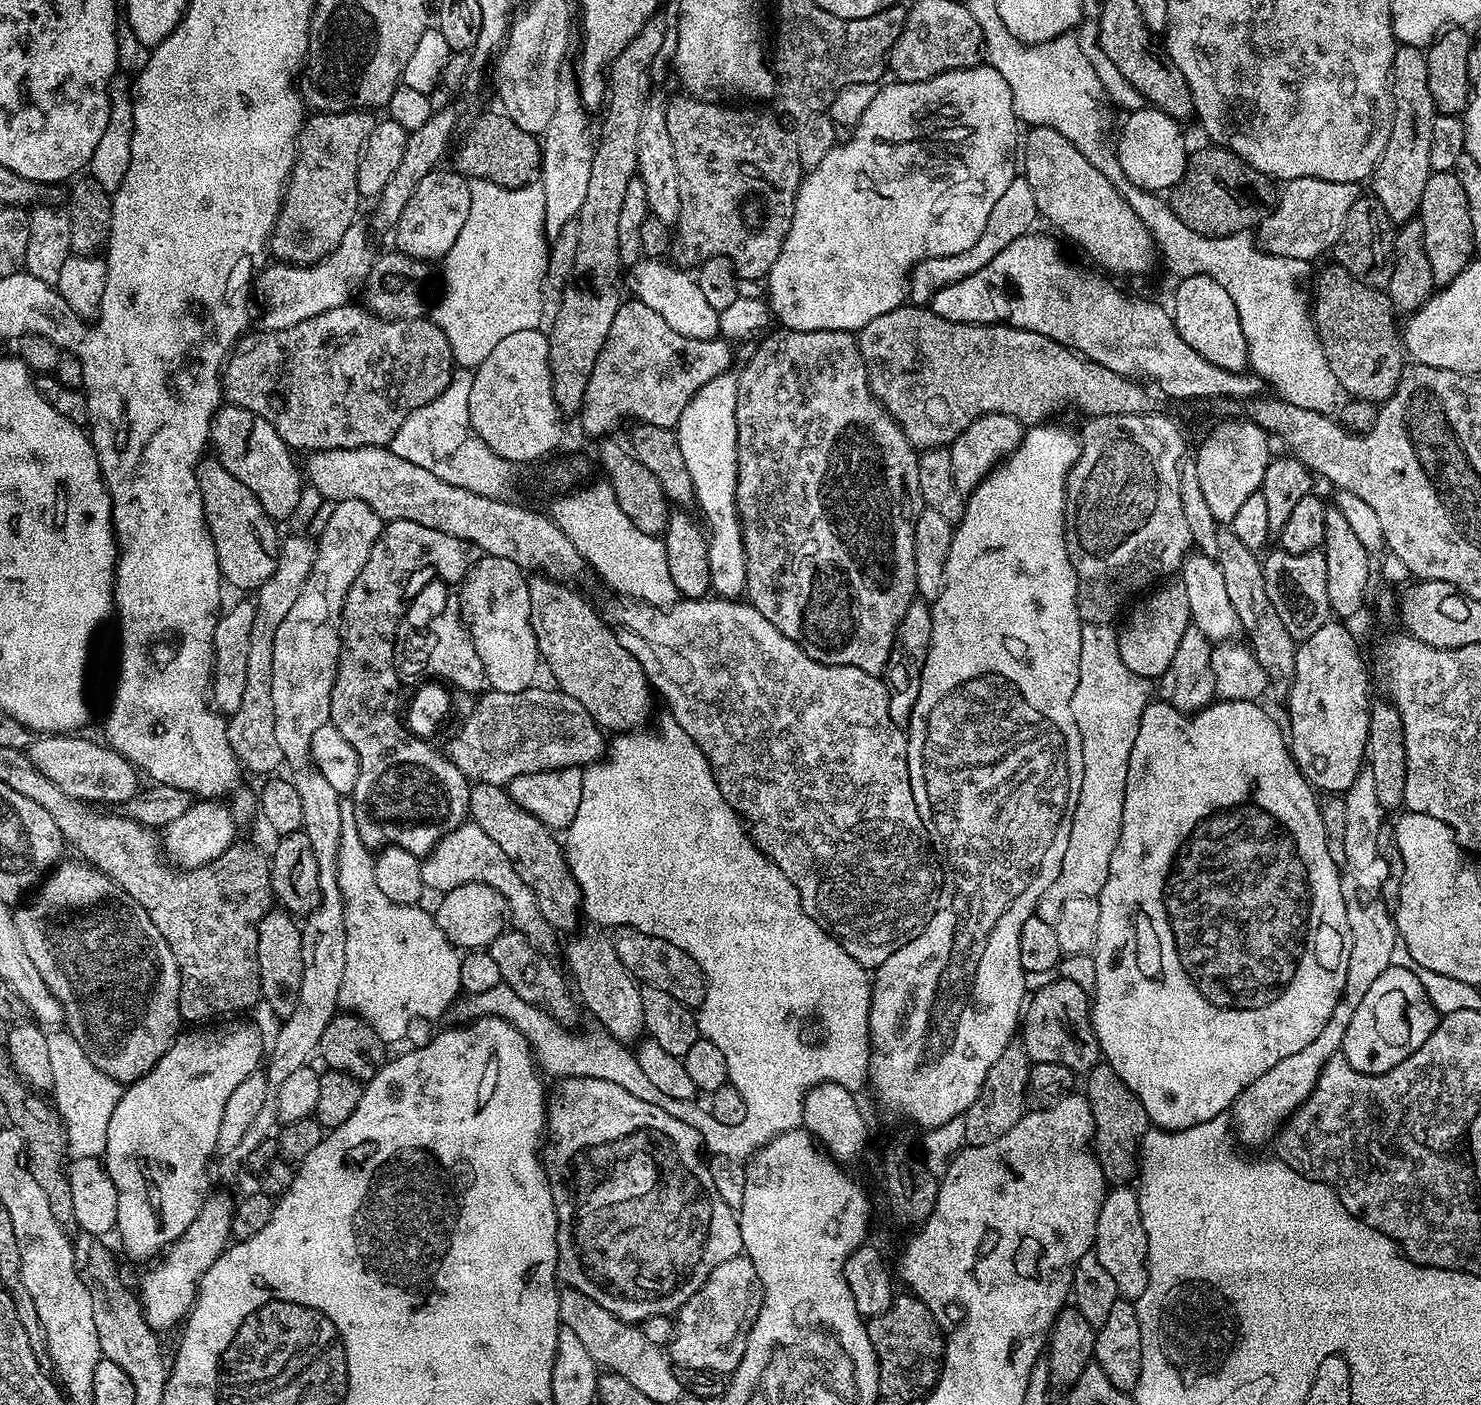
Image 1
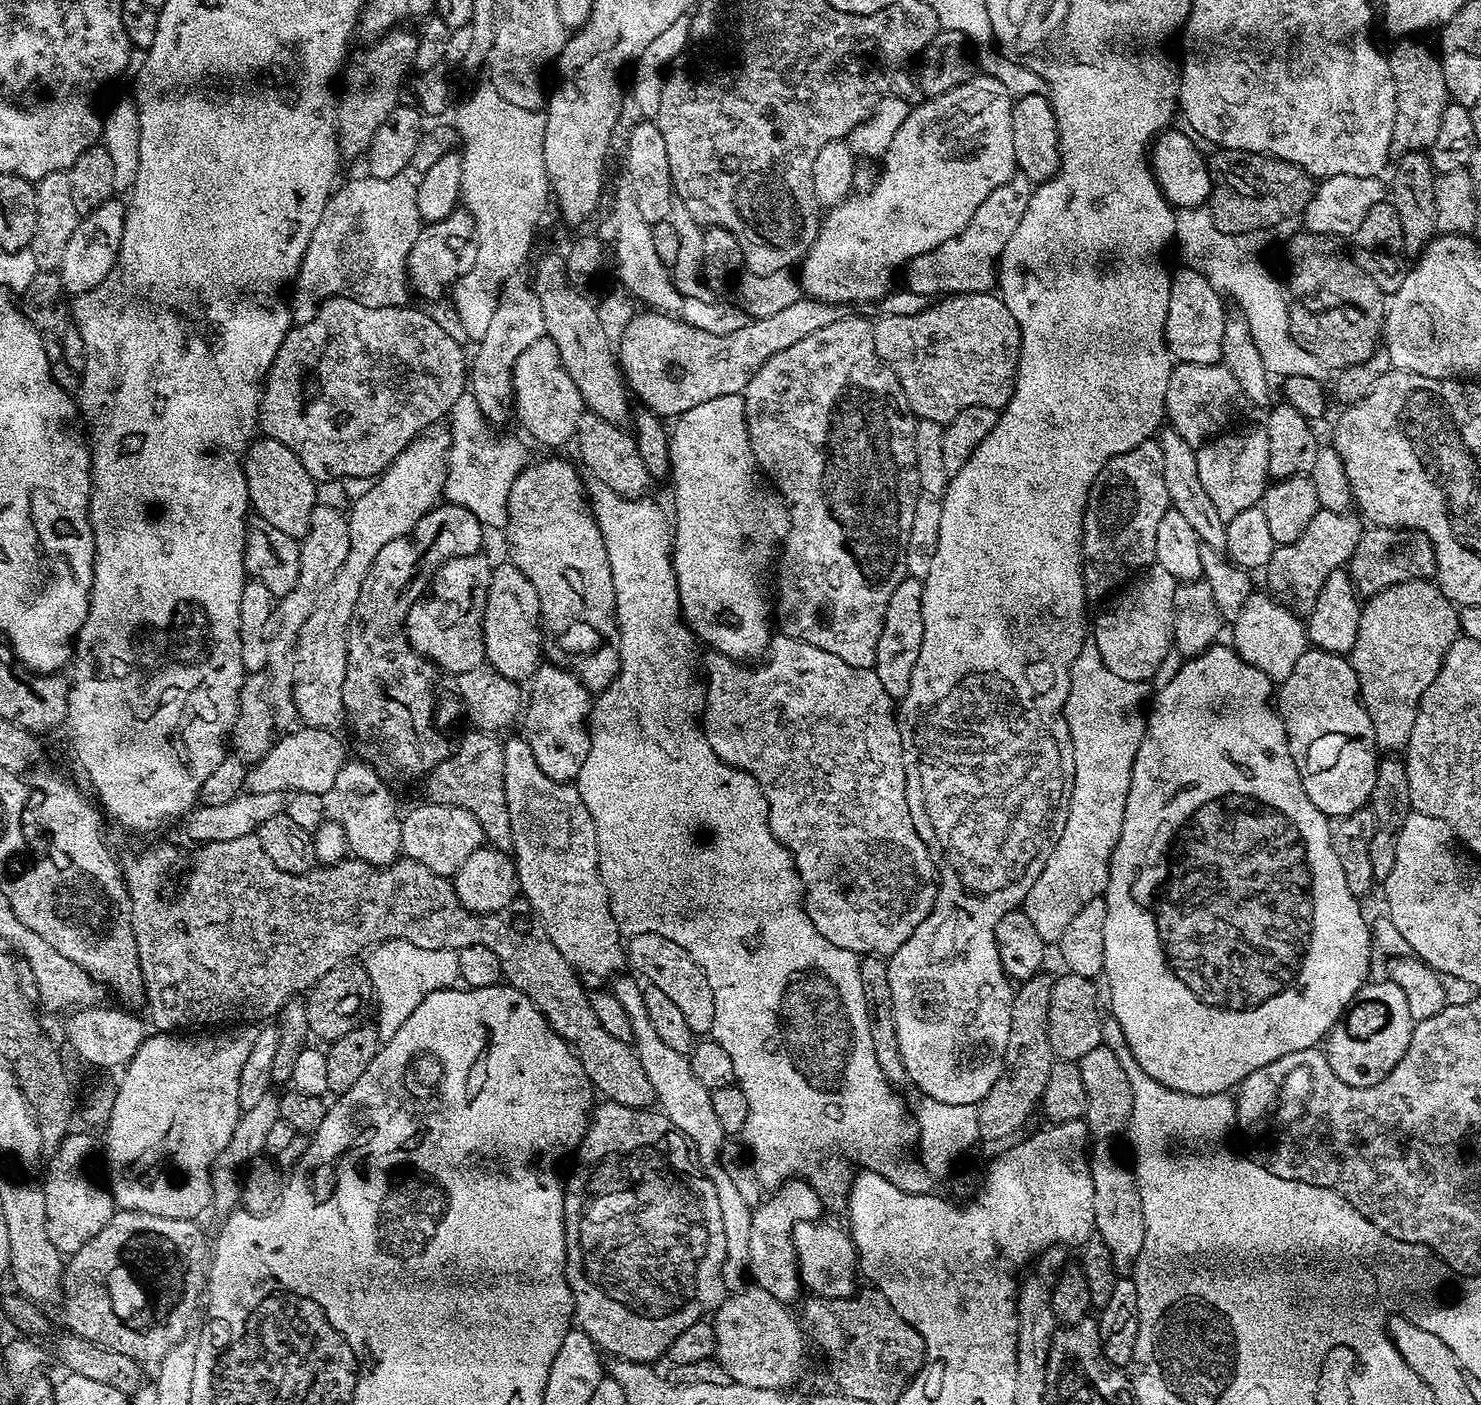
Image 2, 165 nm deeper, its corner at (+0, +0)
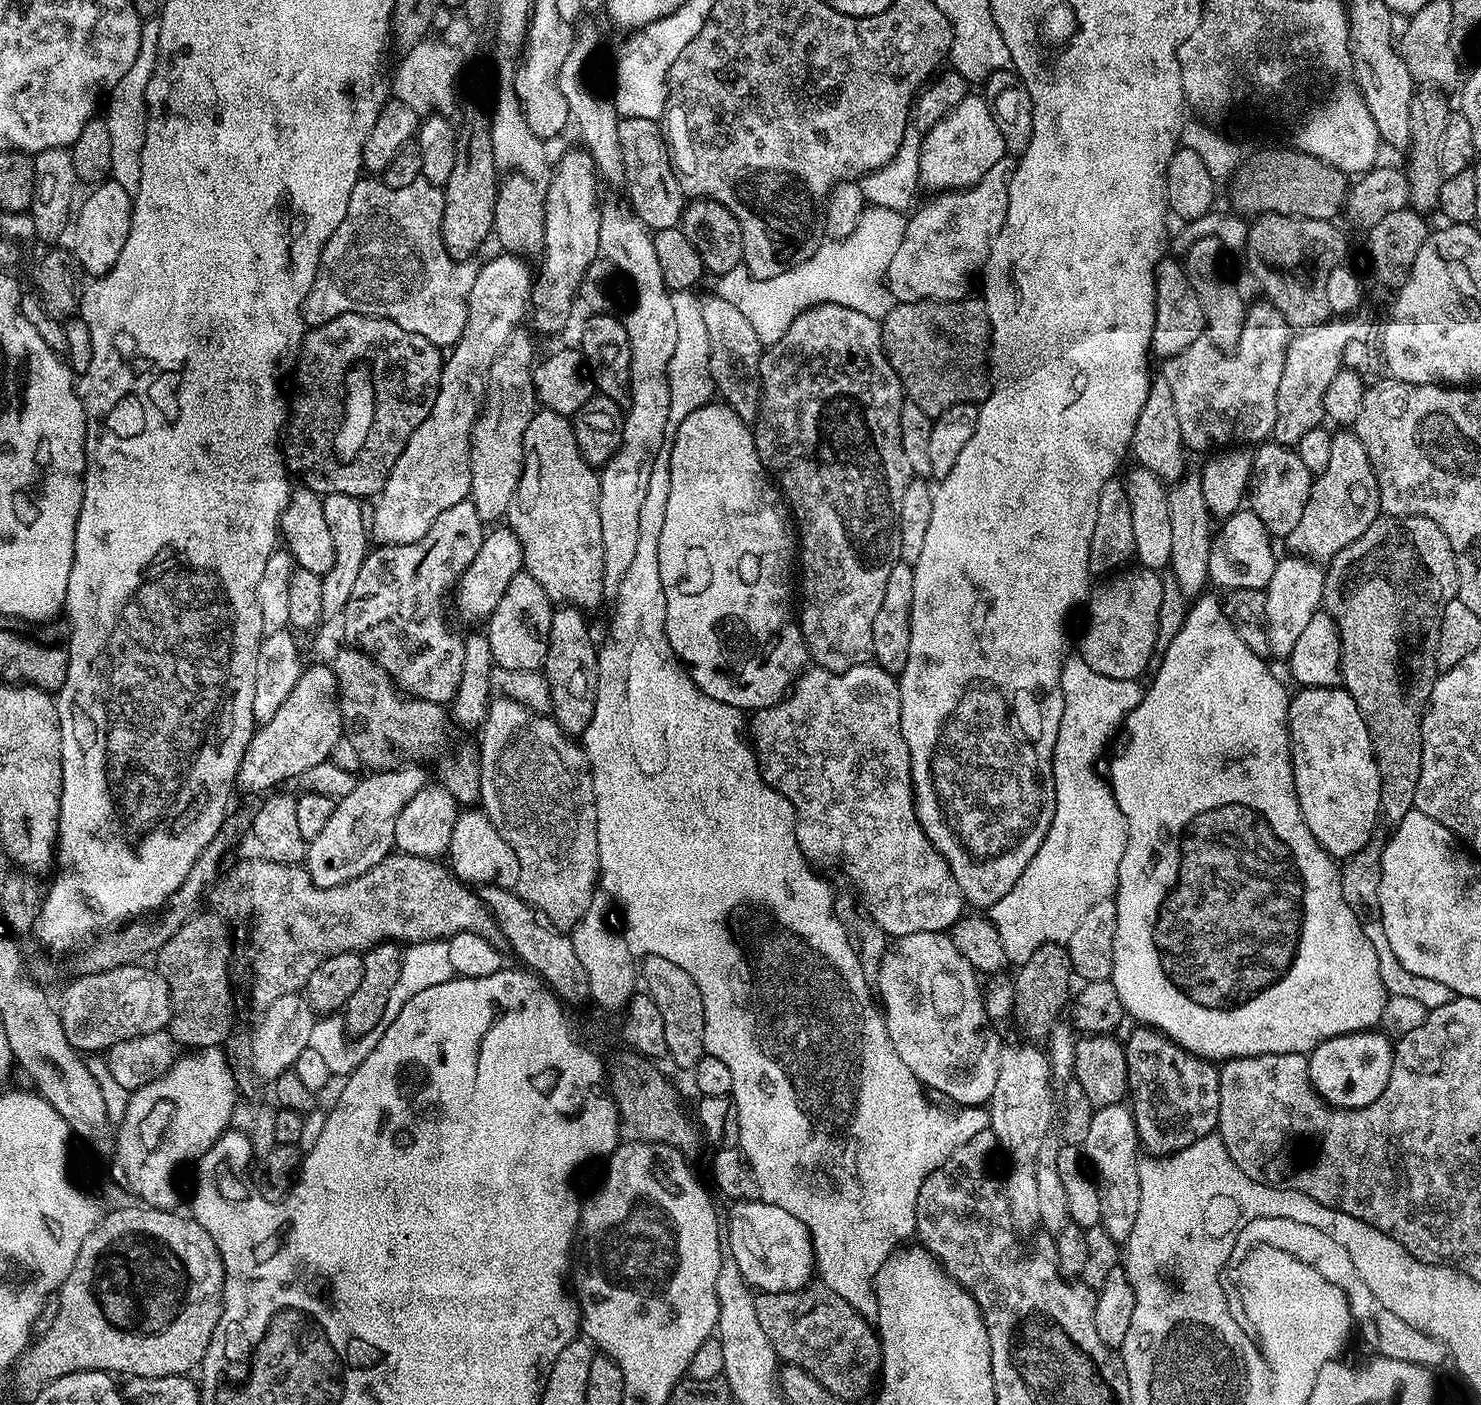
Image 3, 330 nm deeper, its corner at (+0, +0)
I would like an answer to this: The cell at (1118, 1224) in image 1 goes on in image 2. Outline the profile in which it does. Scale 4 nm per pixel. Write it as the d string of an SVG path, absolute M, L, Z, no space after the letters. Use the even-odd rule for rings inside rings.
M1096 1142L1090 1148L1088 1169L1094 1182L1094 1222L1100 1240L1106 1242L1106 1250L1112 1255L1112 1267L1117 1273L1128 1274L1136 1266L1144 1241L1142 1198L1138 1194L1135 1175L1127 1163L1124 1165L1116 1157L1112 1146L1108 1142Z

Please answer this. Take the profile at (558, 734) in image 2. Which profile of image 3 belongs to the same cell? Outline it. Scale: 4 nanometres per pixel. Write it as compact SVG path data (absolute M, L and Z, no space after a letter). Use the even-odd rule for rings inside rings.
M560 606L553 611L550 642L542 669L550 686L551 717L560 729L573 738L584 735L584 728L592 717L598 690L598 644L592 641L588 620L583 611L571 606Z

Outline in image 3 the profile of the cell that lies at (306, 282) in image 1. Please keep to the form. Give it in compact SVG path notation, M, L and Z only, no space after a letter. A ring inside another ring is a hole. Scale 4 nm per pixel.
M362 178L350 190L350 206L346 206L346 218L338 222L338 230L330 234L322 250L320 268L312 288L306 294L300 315L308 328L317 328L347 312L363 316L377 316L392 320L402 330L422 334L438 346L455 344L466 326L470 290L474 290L474 278L478 271L471 259L457 260L448 253L442 238L442 214L444 190L423 178L410 182L410 186L391 188L380 178Z

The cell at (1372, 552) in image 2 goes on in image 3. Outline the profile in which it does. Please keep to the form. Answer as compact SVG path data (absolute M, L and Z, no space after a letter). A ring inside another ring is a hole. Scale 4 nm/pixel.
M1383 514L1377 516L1370 526L1370 530L1366 530L1366 534L1362 534L1362 538L1350 542L1350 546L1346 546L1332 557L1324 573L1322 608L1340 631L1340 684L1350 694L1350 698L1354 698L1354 706L1358 706L1358 714L1362 714L1362 722L1366 722L1366 730L1370 734L1372 753L1376 759L1378 774L1380 775L1381 813L1396 812L1397 817L1402 817L1414 805L1414 790L1418 786L1418 774L1422 774L1424 709L1428 707L1428 699L1438 675L1436 651L1440 637L1440 620L1444 616L1446 606L1451 600L1457 599L1457 596L1456 559L1454 558L1454 550L1450 546L1450 538L1446 538L1446 534L1442 534L1440 527L1425 516L1386 516Z

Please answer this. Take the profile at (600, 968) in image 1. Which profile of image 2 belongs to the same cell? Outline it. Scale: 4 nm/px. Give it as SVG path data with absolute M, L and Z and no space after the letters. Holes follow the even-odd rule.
M516 738L516 740L508 741L505 739L502 747L504 749L506 810L510 814L510 830L512 831L512 847L510 850L516 862L516 878L520 882L520 892L522 893L523 899L528 901L528 905L532 907L532 913L534 913L536 919L540 921L542 930L546 930L550 942L554 942L554 946L558 946L558 954L562 954L562 958L566 958L566 962L571 968L575 968L577 973L579 973L585 981L604 979L607 981L609 978L615 977L617 974L625 971L626 948L622 943L620 927L614 922L614 914L610 910L608 891L600 877L600 851L596 849L598 846L598 838L596 837L594 818L590 814L590 810L586 810L586 802L582 802L582 794L578 794L575 783L569 782L567 784L559 784L550 778L546 778L546 774L542 774L542 770L538 767L538 762L534 762L534 754L530 750L530 746L523 738Z

